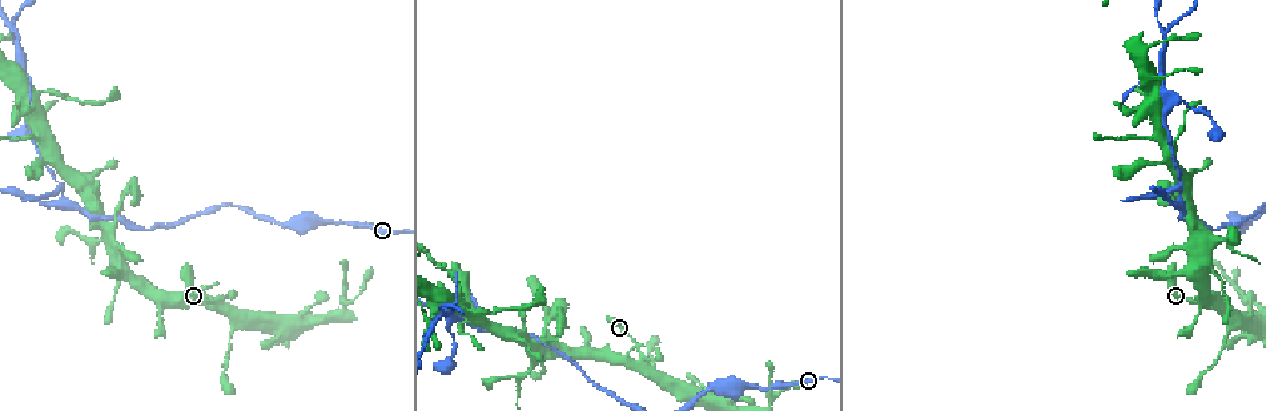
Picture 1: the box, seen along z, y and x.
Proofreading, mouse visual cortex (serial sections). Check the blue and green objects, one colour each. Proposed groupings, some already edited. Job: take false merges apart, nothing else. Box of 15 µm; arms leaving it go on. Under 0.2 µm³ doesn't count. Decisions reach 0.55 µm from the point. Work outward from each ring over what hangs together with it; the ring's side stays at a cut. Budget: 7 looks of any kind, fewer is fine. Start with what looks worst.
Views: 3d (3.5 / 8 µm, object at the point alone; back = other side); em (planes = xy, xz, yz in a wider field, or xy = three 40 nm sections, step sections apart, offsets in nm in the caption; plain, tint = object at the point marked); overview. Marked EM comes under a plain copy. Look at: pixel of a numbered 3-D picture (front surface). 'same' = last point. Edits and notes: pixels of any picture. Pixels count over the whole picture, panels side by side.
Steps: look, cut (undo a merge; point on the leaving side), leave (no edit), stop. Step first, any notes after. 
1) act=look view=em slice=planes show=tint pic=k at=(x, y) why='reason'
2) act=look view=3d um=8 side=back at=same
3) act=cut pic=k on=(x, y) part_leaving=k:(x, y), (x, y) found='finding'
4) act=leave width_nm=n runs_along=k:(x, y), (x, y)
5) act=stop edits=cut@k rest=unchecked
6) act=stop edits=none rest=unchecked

act=look view=3d um=3.5 pic=1 at=(66, 200) why='three arms meet'

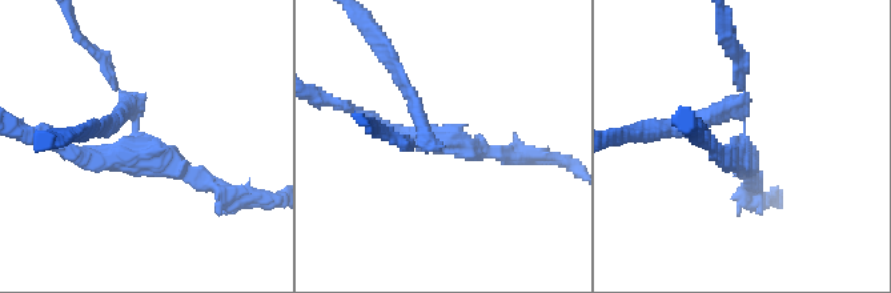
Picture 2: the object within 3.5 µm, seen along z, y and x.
act=look view=em slice=xy step=2 show=tint pic=2 at=(447, 141) arms=3 arm_widths_nm=150,150,150 why='need the tissue'

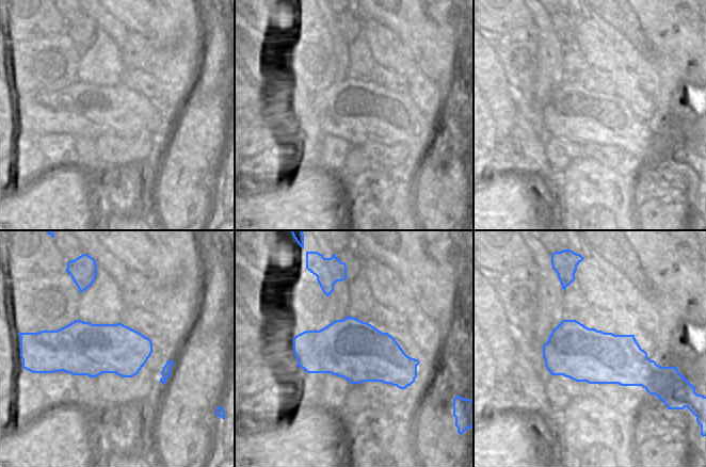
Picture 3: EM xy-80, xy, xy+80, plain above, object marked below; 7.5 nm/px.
act=cut pic=2 on=(416, 112) width_nm=460 part_leaving=2:(133, 133), (125, 93), (76, 32) found='two cells meet here'

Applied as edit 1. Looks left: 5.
act=look view=3d um=8 pic=1 at=(106, 228) why='two arms in line, one across'

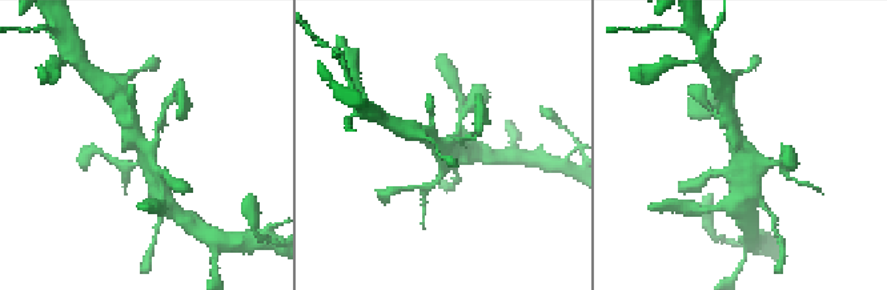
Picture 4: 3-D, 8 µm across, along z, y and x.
act=look view=3d um=3.5 pic=4 at=(447, 143)

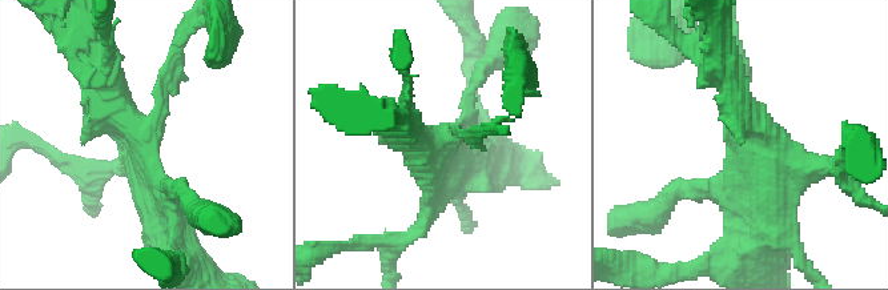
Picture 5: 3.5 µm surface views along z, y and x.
act=look view=em slice=xy step=2 show=tint pic=5 at=(435, 140)

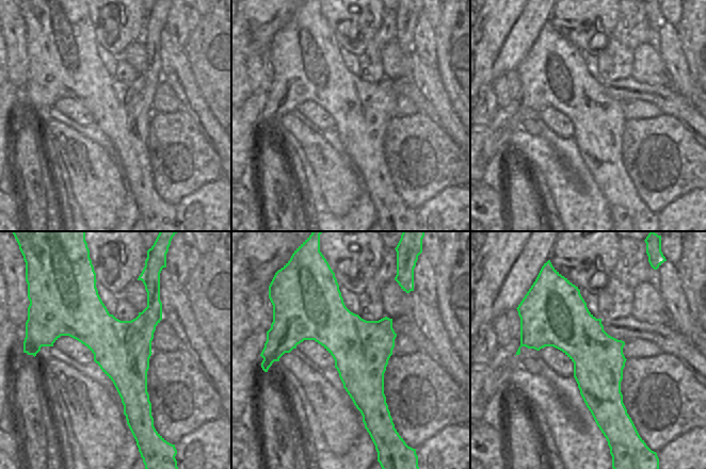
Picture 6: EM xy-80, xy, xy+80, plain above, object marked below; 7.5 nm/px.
act=leave arm_widths_nm=150,350,400 runs_along=5:(155, 208), (143, 139), (93, 57) found='all the same cell'

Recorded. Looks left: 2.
act=stop edits=cut@2 rest=unchecked

